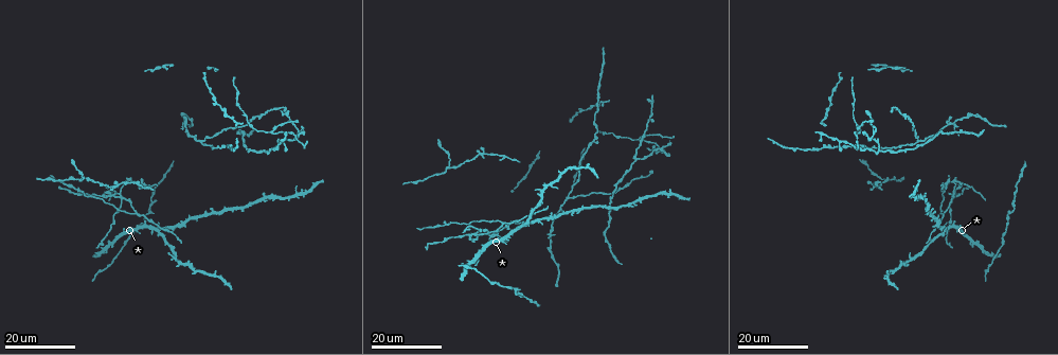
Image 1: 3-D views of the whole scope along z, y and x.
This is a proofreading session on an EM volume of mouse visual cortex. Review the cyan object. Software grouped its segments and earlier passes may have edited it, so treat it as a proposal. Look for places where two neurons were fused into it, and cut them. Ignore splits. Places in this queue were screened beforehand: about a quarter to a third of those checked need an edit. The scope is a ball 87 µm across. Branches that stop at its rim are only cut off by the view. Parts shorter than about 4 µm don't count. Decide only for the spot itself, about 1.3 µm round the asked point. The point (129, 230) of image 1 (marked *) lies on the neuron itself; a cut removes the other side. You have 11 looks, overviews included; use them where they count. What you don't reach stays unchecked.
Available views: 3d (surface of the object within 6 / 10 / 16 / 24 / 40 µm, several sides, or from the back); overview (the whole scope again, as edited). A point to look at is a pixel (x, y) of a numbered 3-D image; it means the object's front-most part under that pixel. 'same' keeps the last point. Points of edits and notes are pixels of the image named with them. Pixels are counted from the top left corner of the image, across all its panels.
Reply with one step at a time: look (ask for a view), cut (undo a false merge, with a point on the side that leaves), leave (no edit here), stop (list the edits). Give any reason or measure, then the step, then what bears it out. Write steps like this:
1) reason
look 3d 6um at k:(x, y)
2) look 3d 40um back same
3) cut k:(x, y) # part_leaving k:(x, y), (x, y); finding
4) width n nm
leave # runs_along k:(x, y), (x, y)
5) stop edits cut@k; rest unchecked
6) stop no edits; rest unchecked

look 3d 16um at 1:(229, 145)

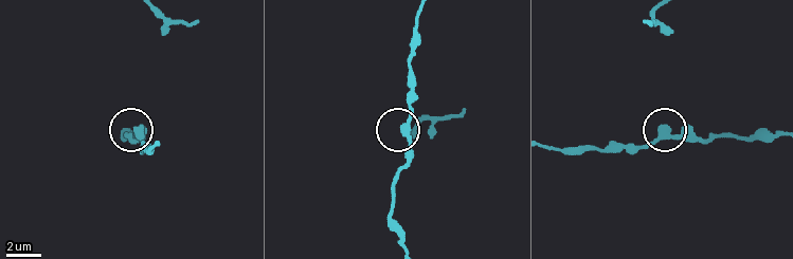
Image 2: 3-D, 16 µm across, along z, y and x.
look 3d 6um at 2:(407, 128)

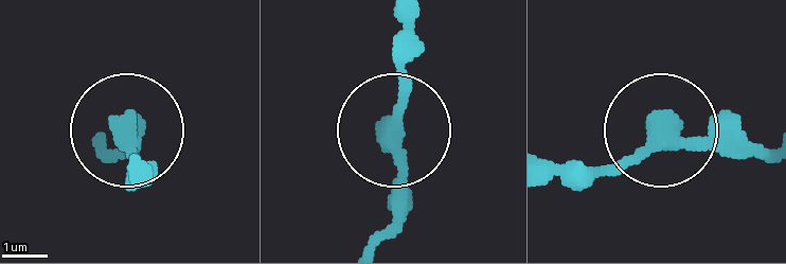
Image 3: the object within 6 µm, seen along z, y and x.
width 370 nm
leave # runs_along 3:(770, 147), (656, 132), (610, 166), (569, 177); continuous, no second neuron

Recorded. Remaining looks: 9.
three-way junction
look 3d 24um at 1:(860, 132)

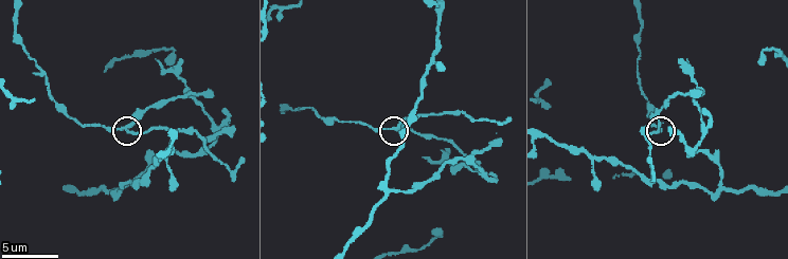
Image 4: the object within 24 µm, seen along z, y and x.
look 3d 6um at 4:(129, 132)

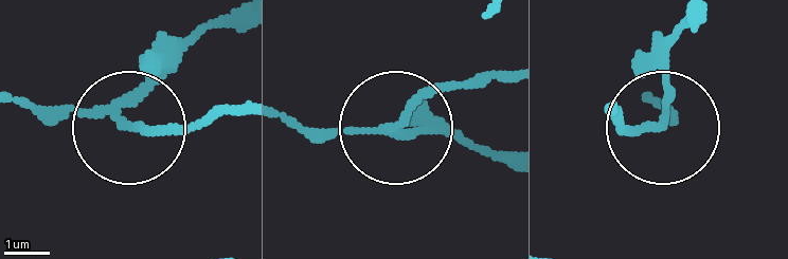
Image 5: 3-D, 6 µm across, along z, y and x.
cut 5:(146, 55) # part_leaving 5:(108, 103), (138, 99), (207, 35), (240, 23); two neurons meet here

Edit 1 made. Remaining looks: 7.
look overview

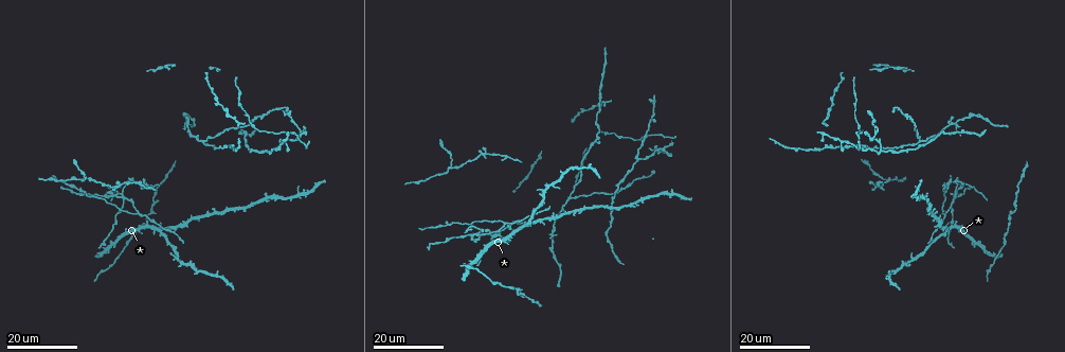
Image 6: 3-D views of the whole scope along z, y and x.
look 3d 24um at 6:(168, 230)

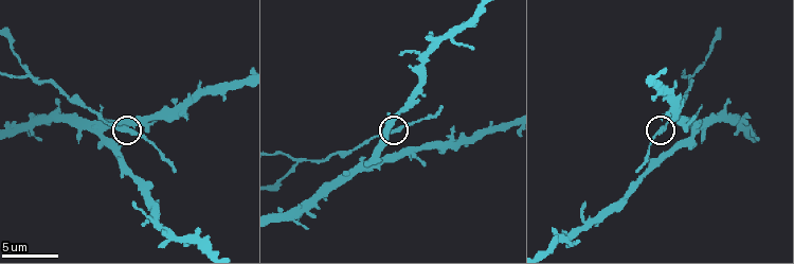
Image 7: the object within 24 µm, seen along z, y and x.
look 3d 6um at 7:(116, 128)

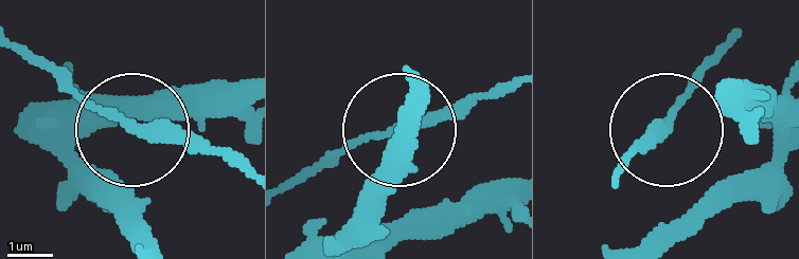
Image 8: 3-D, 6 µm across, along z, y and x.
arms 3
leave # one neuron here

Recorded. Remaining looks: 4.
four arms meet
look 3d 6um at 4:(720, 189)

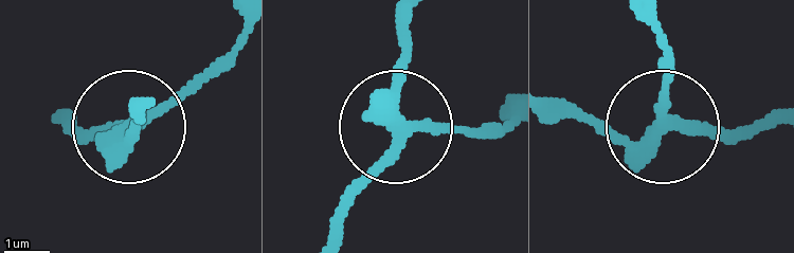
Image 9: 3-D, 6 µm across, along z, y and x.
leave # one neuron here

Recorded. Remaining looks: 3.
three arms meet
look 3d 16um at 6:(919, 141)

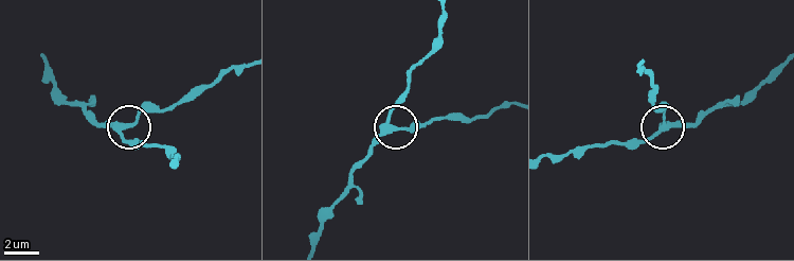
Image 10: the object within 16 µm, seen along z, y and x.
look 3d 6um at 10:(389, 126)

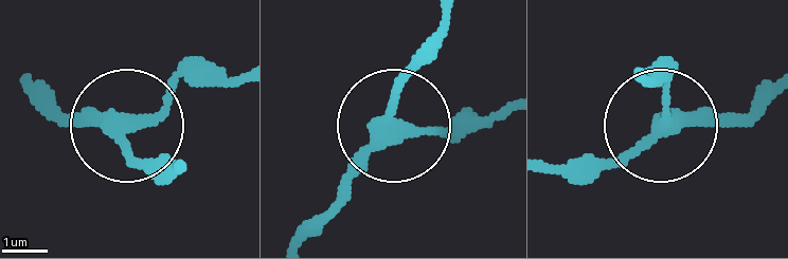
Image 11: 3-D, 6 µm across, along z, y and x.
leave # runs_along 11:(771, 89), (737, 111), (661, 118), (661, 58); continuous, no second neuron

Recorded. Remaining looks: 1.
stop edits cut@5; rest unchecked

